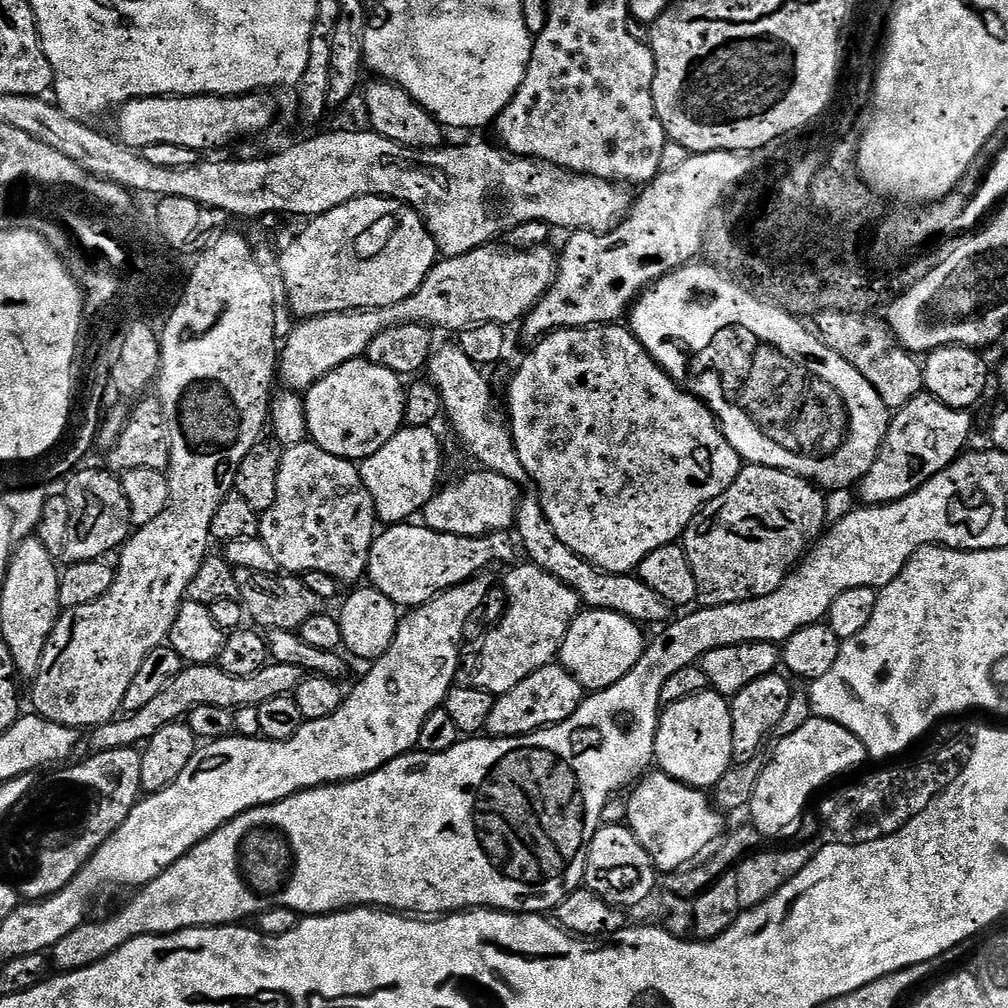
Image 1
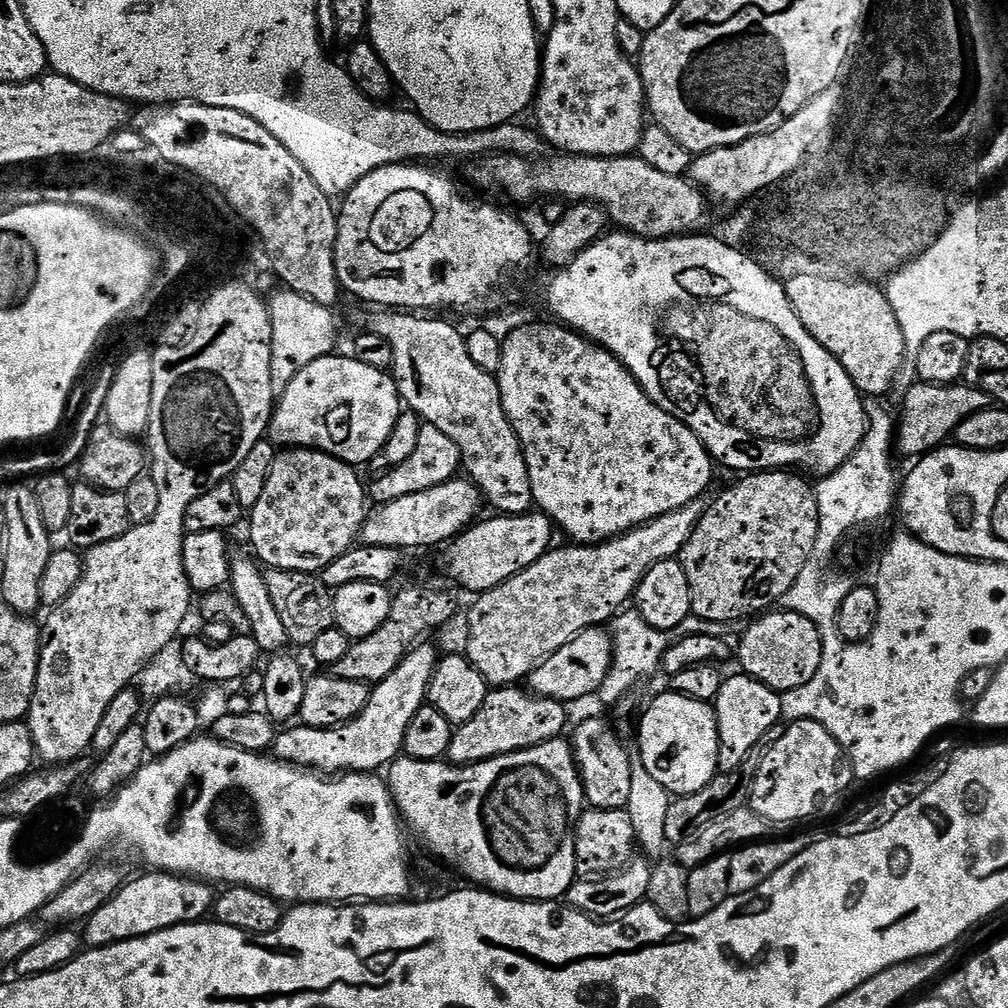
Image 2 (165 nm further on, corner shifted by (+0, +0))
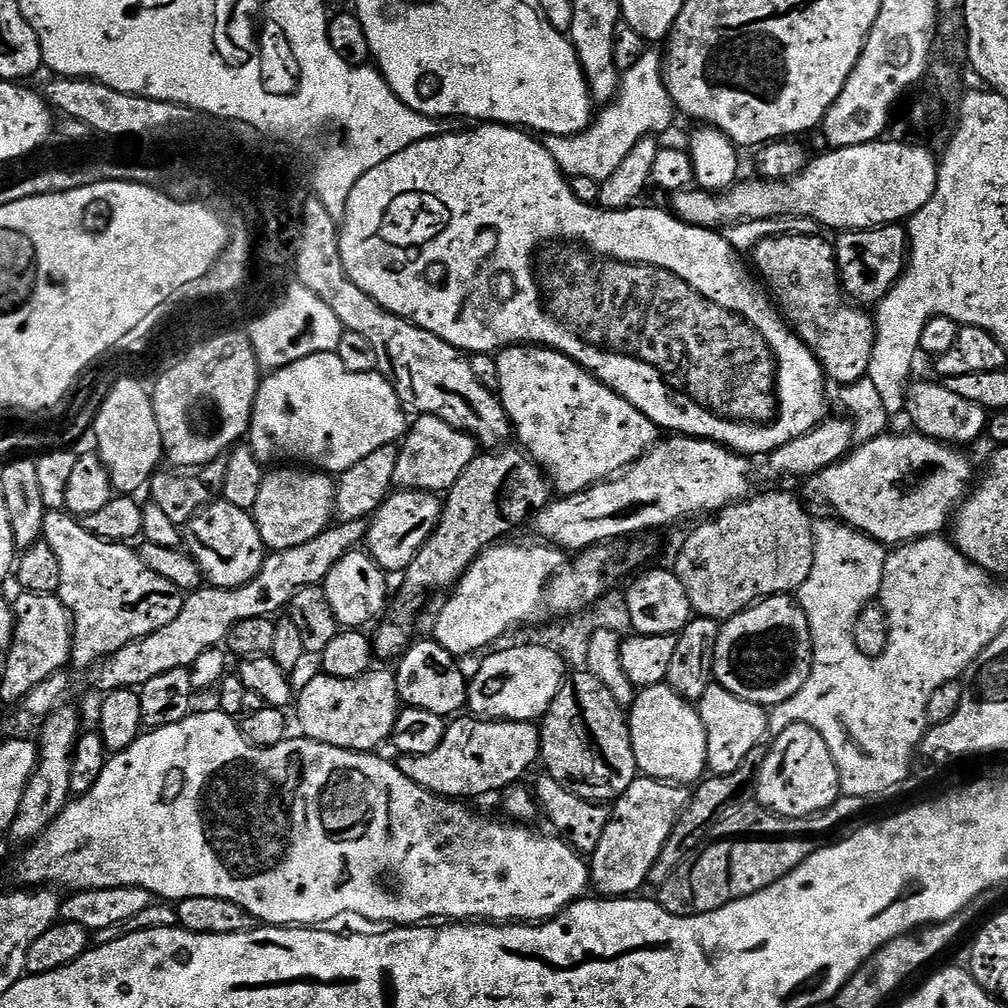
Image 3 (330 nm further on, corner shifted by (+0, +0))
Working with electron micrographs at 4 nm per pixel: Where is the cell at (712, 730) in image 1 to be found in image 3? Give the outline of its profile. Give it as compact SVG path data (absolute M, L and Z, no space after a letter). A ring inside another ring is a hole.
M667 683L643 689L630 707L628 729L634 746L636 767L653 780L692 786L705 775L708 767L706 730L699 711L683 700Z

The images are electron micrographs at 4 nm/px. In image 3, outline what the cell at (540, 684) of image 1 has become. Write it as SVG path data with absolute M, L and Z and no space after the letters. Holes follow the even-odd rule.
M467 718L451 721L438 746L438 750L430 750L430 754L417 756L400 756L398 766L410 782L422 786L422 790L433 792L436 796L463 801L464 796L488 796L491 792L503 793L505 790L519 785L520 780L532 768L532 763L540 760L540 729L530 720L486 720L483 718Z

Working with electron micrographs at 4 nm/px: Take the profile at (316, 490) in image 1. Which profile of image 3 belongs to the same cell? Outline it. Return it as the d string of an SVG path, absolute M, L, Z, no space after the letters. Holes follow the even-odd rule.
M288 467L292 468L271 469L265 473L258 499L250 510L265 549L271 553L310 542L331 525L335 515L335 479L319 470Z

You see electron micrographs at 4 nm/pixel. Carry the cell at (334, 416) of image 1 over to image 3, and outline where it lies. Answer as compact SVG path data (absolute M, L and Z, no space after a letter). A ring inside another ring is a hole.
M323 352L267 373L261 379L252 411L250 447L262 462L269 462L275 456L289 456L292 459L289 461L301 460L301 465L323 473L339 474L362 462L366 454L374 454L374 450L387 444L396 444L406 432L404 415L406 409L398 394L379 371L370 374L348 372L346 366L342 366L342 358L338 358L335 352Z

